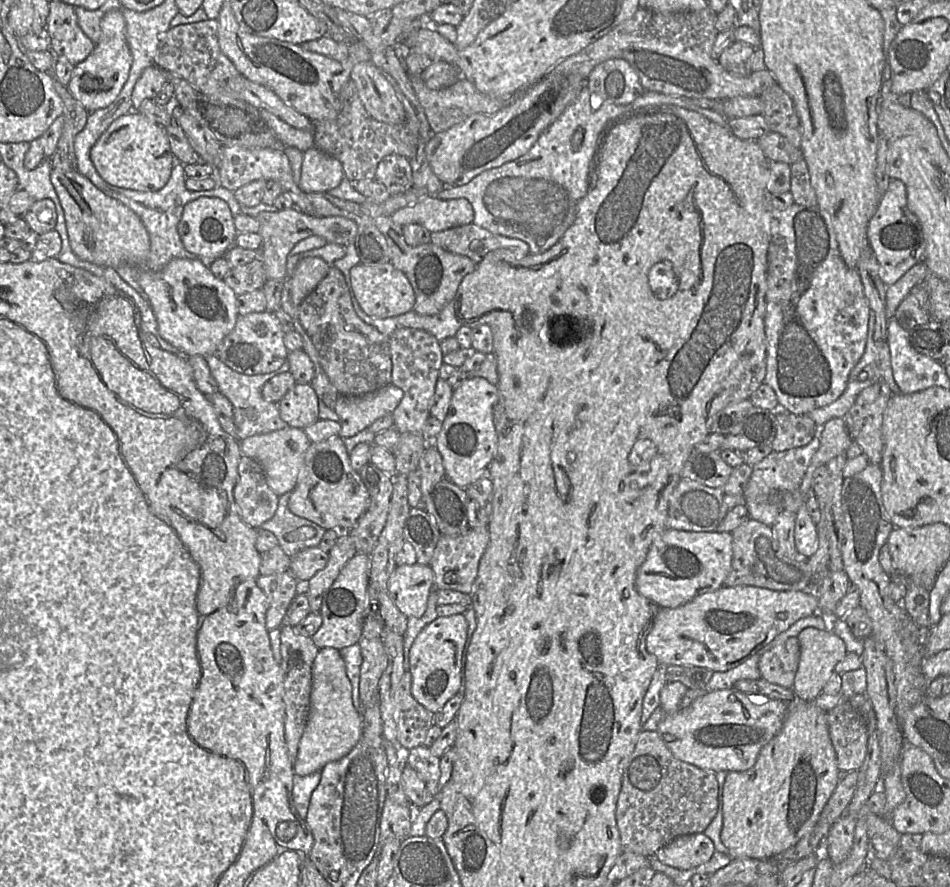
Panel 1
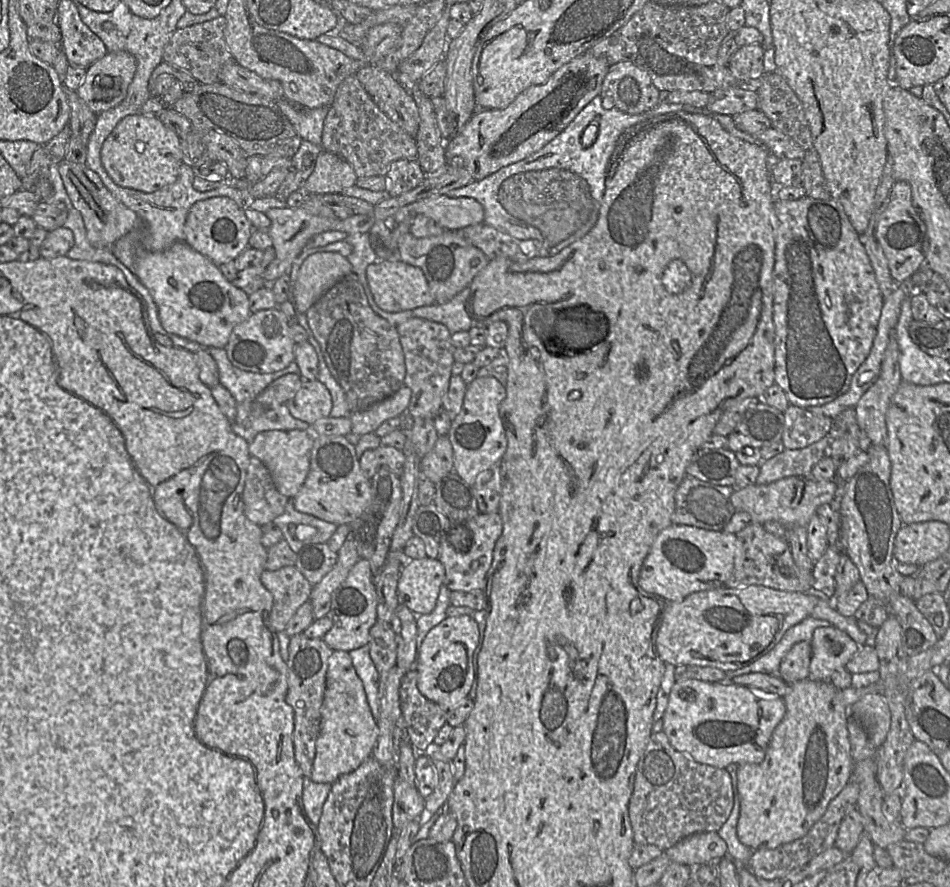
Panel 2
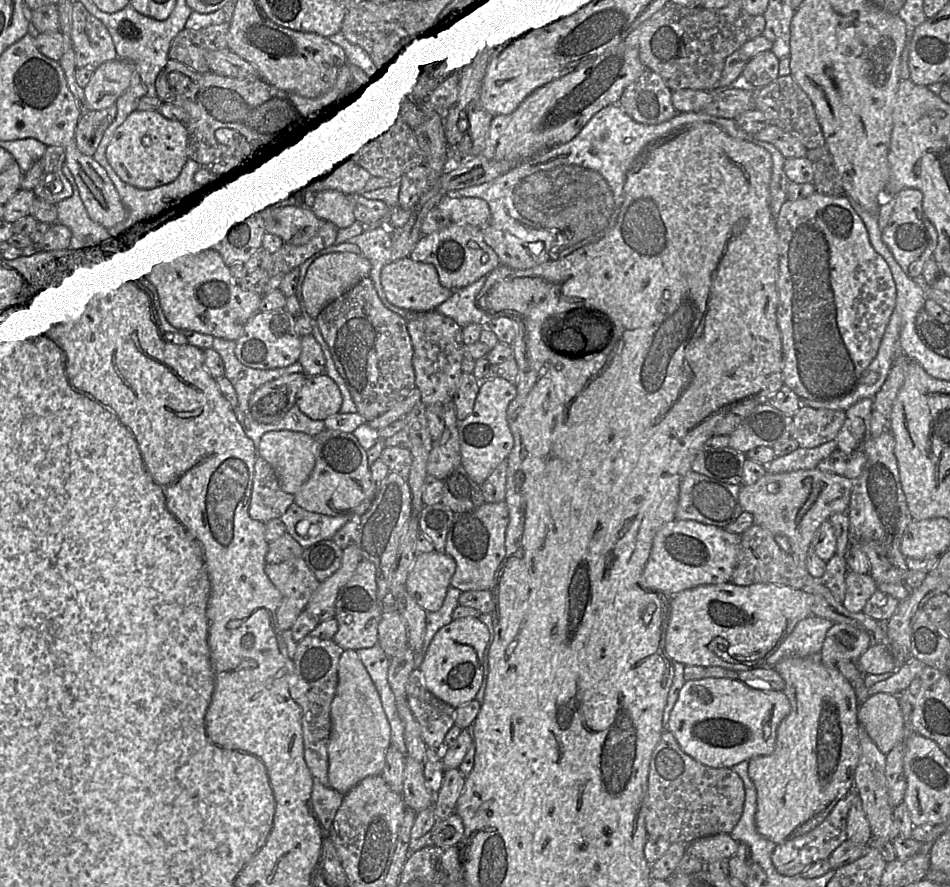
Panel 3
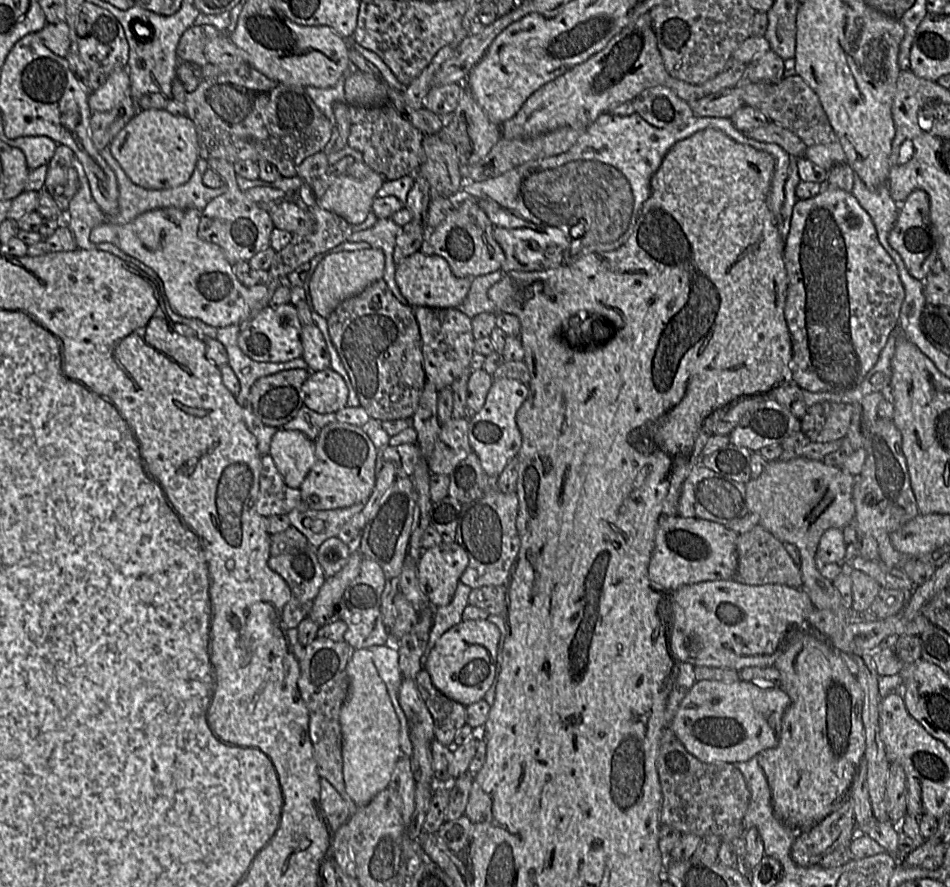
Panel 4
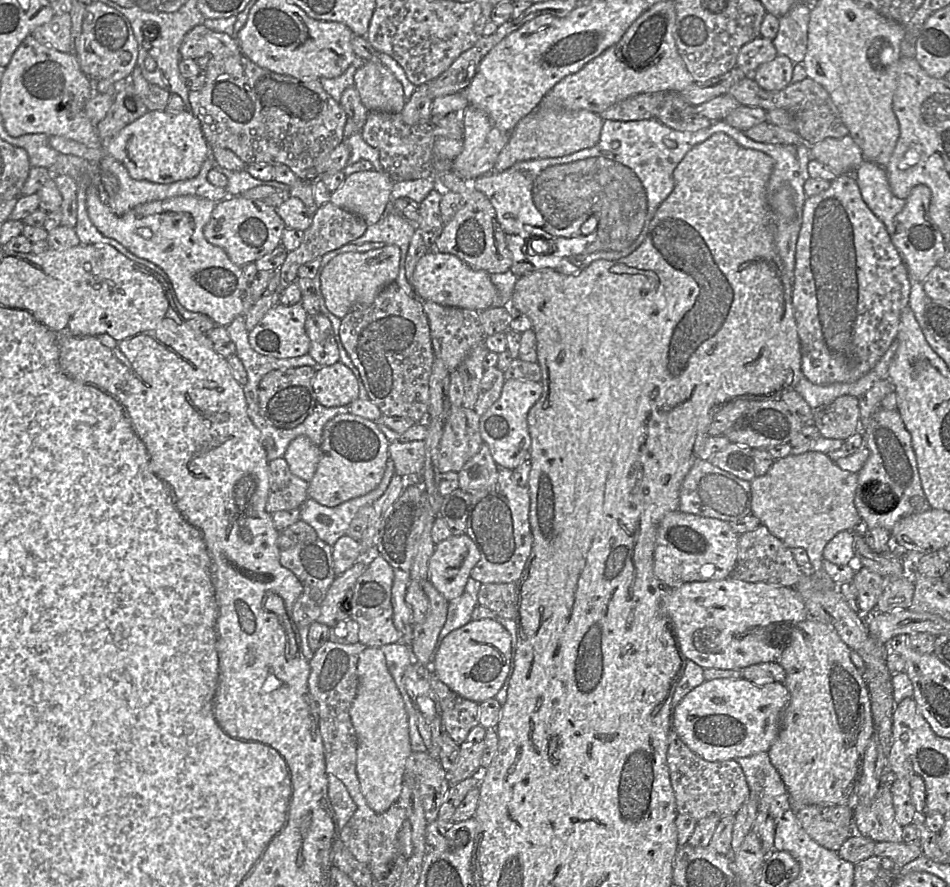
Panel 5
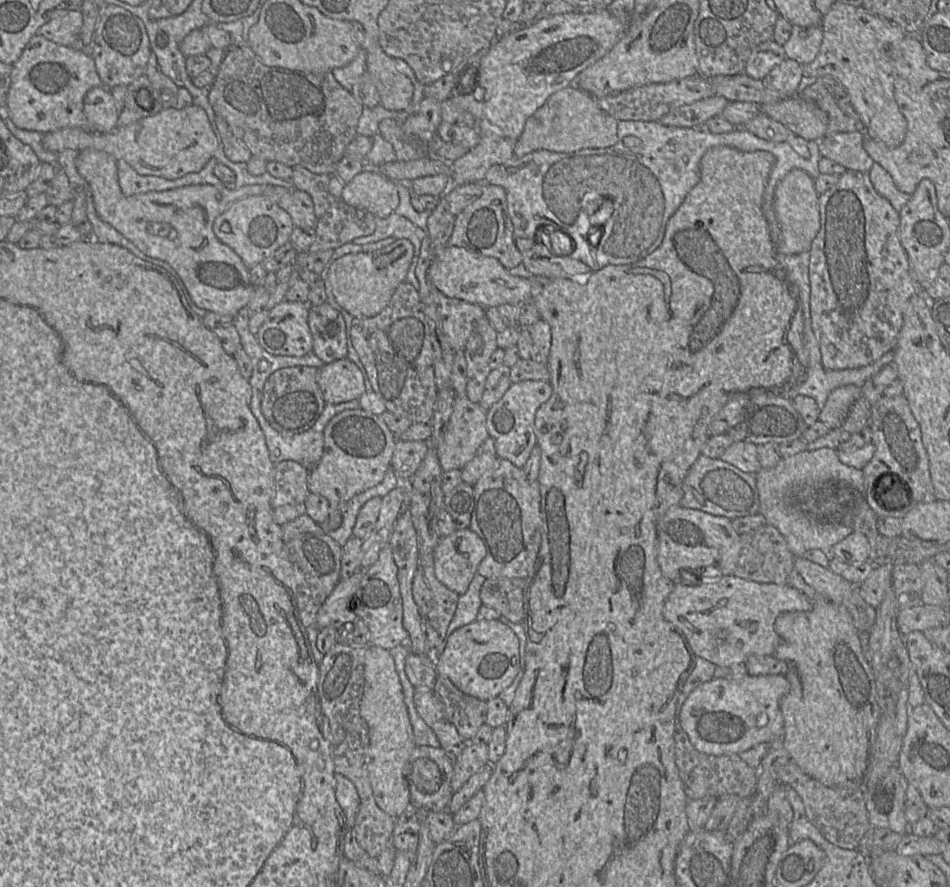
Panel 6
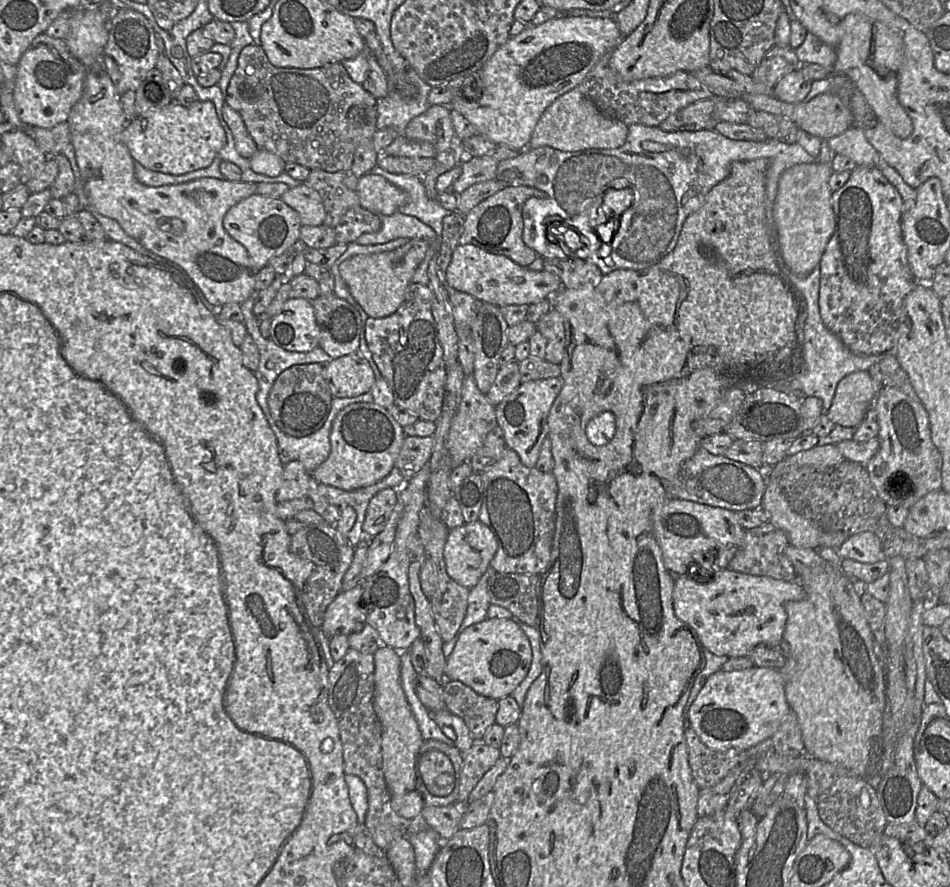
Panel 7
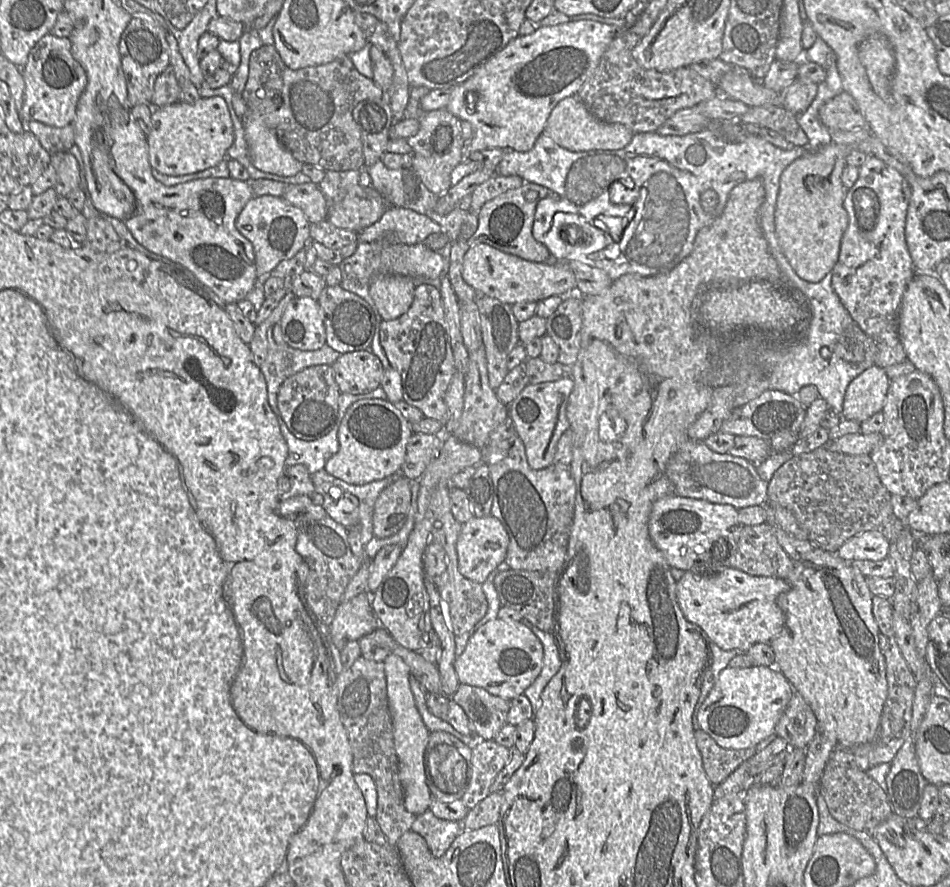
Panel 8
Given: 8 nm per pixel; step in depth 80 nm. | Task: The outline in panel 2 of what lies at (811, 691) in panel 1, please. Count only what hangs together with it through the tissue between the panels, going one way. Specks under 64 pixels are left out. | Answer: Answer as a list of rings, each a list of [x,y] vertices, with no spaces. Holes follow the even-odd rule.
[[[835,626],[818,627],[813,632],[811,645],[811,662],[809,666],[808,678],[814,681],[829,681],[830,675],[838,668],[843,667],[853,657],[857,650],[861,647],[855,642],[845,631]]]

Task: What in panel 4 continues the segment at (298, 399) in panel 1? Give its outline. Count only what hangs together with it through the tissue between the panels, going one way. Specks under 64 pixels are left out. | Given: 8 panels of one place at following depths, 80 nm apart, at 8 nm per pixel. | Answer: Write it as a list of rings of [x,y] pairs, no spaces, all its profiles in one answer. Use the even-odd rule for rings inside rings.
[[[330,367],[311,372],[303,384],[304,406],[319,414],[336,413],[347,405],[349,389]]]

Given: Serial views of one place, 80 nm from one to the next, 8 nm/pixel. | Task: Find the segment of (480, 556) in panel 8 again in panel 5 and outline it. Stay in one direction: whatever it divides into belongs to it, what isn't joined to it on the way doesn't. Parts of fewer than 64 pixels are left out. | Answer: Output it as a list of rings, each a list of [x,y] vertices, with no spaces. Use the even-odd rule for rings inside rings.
[[[467,534],[450,536],[436,545],[428,562],[427,579],[450,602],[463,593],[480,555]]]

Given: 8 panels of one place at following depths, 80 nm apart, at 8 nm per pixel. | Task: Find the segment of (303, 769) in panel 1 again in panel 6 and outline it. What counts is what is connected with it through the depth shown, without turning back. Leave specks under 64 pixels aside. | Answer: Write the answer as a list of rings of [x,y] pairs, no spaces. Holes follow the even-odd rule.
[[[379,646],[365,649],[365,685],[360,713],[370,733],[368,775],[377,805],[392,817],[399,818],[410,807],[406,768],[416,747],[413,728],[404,701],[395,662],[389,650]]]

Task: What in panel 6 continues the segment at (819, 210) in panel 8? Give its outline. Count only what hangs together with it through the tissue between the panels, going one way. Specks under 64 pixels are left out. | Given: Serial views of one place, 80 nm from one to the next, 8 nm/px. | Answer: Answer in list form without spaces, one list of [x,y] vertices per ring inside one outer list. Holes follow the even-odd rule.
[[[794,169],[778,183],[774,194],[774,211],[780,225],[781,234],[777,243],[779,256],[797,255],[808,252],[820,229],[818,192],[814,179],[801,169]]]

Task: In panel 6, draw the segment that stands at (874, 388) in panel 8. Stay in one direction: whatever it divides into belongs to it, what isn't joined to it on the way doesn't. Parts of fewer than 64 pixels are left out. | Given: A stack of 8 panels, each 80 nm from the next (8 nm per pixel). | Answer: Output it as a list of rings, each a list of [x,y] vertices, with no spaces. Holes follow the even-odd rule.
[[[845,385],[836,388],[820,410],[819,421],[830,429],[841,428],[853,403],[862,396],[862,387]]]

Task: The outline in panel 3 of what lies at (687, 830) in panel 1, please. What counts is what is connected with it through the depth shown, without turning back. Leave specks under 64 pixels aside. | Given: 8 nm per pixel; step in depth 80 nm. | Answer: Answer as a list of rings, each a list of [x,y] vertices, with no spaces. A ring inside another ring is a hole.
[[[663,731],[651,756],[647,790],[640,811],[648,838],[665,838],[673,844],[690,843],[719,833],[729,834],[741,817],[744,801],[744,783],[736,772],[697,762],[681,749],[670,731]]]

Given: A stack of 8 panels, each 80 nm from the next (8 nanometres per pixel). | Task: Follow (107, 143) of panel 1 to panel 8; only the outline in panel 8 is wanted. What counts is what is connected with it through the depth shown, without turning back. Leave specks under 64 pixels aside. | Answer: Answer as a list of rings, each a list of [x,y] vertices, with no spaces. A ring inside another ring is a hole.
[[[222,97],[200,98],[194,103],[178,102],[154,108],[147,133],[152,169],[170,176],[197,173],[219,164],[234,142],[234,127]],[[31,121],[26,124],[26,131],[33,134],[50,154],[67,152],[75,144],[74,127],[71,124],[64,127],[52,127]]]

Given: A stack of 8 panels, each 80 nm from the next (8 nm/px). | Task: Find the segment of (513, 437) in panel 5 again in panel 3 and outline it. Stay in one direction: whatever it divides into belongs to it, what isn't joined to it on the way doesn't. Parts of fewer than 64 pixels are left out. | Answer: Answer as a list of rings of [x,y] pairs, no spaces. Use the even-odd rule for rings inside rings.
[[[503,378],[482,380],[472,412],[457,423],[460,465],[479,484],[488,478],[500,463],[506,461],[514,446],[514,438],[507,421],[507,408],[516,395],[516,385]]]

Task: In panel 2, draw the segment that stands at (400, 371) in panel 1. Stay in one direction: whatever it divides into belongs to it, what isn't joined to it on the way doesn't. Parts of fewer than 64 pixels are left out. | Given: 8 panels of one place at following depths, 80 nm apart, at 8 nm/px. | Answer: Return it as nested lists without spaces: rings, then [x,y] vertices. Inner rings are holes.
[[[412,317],[397,326],[402,346],[406,374],[404,386],[411,390],[411,398],[406,411],[413,420],[433,418],[442,411],[442,397],[448,389],[455,363],[453,353],[456,348],[451,343],[452,334],[440,323]]]

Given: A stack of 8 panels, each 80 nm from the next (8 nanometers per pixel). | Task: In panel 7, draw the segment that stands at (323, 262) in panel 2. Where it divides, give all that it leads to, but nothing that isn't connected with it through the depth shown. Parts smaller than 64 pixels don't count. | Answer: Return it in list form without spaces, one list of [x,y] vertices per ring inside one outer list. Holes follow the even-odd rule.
[[[412,240],[388,252],[370,255],[357,255],[343,261],[339,273],[346,283],[353,302],[359,305],[368,318],[387,317],[403,303],[405,291],[411,284],[416,267],[425,258],[430,241]]]

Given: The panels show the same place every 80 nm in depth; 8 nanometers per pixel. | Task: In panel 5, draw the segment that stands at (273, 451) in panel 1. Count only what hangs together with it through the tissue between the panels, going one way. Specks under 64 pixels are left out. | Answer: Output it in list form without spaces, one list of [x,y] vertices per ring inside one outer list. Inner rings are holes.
[[[298,436],[288,445],[283,459],[295,476],[309,482],[320,459],[320,449],[306,436]]]

